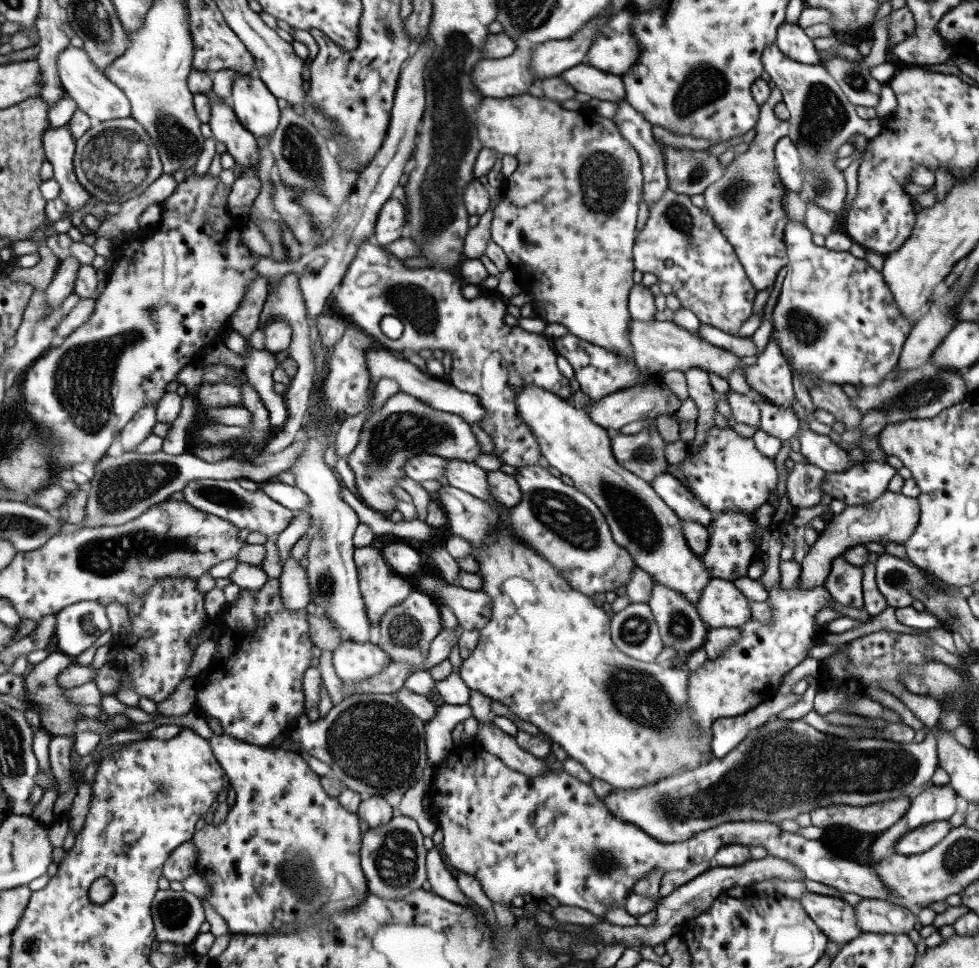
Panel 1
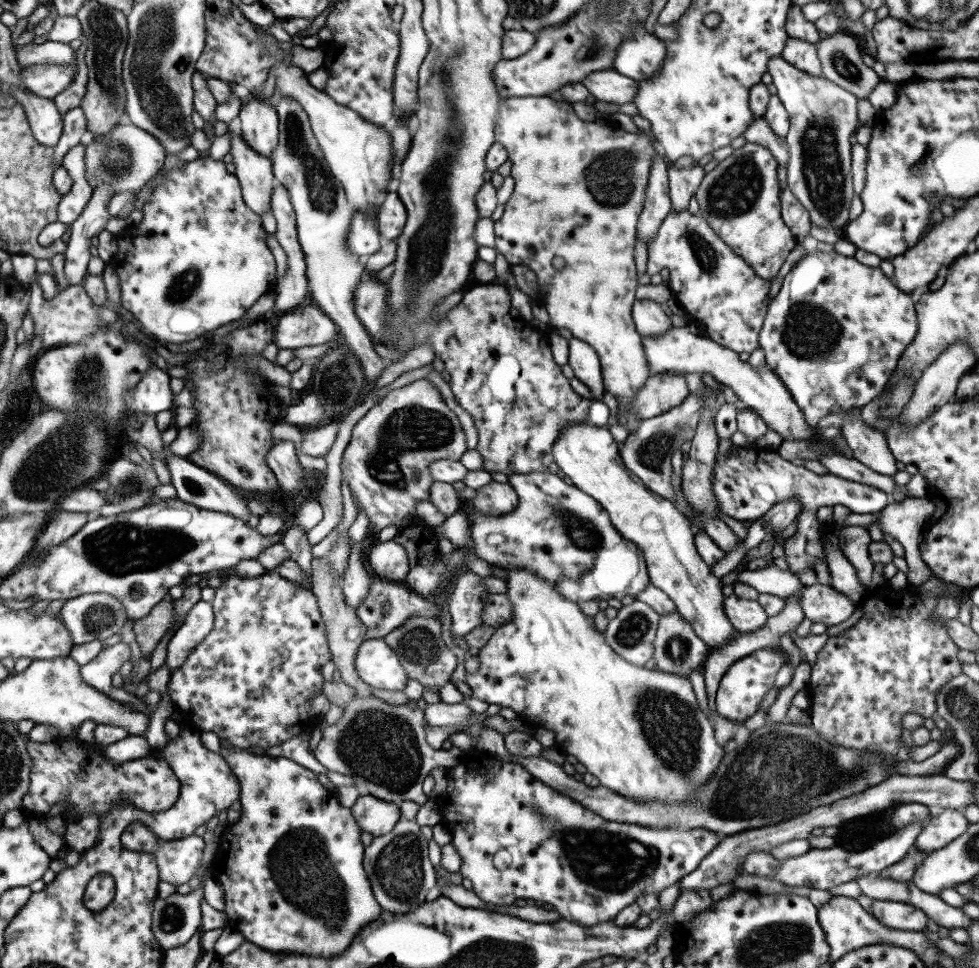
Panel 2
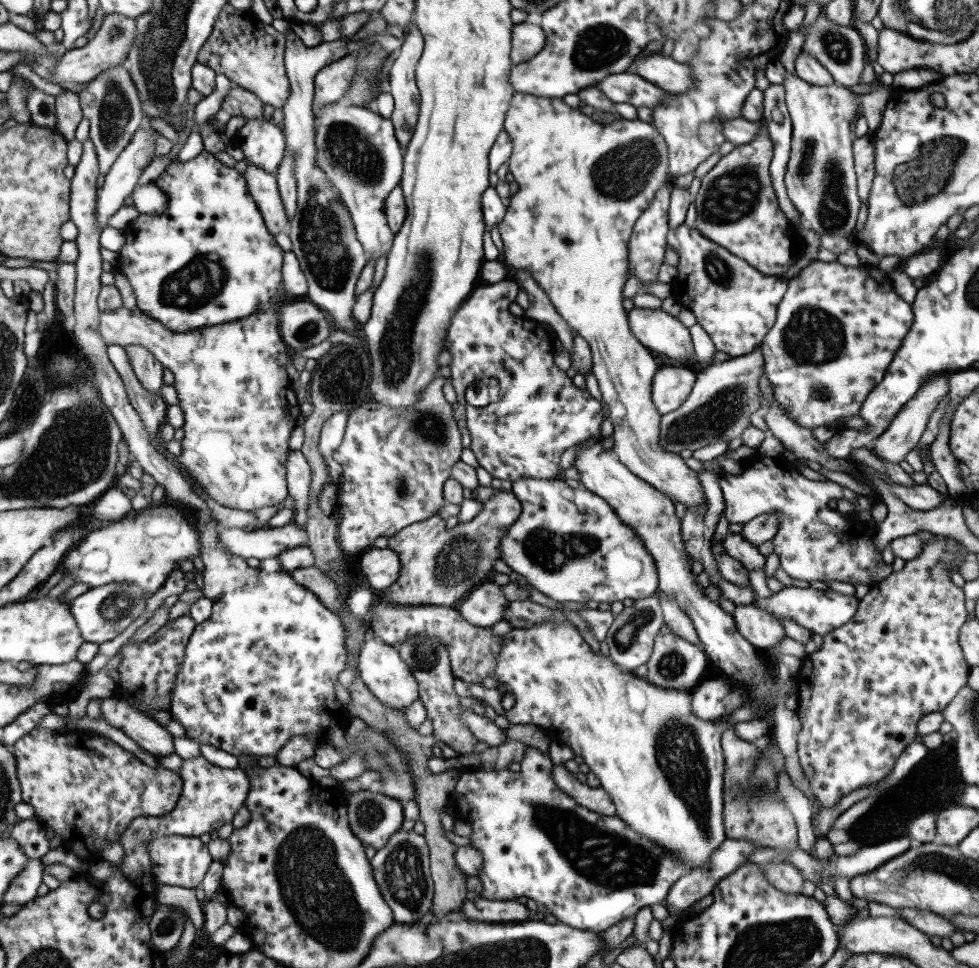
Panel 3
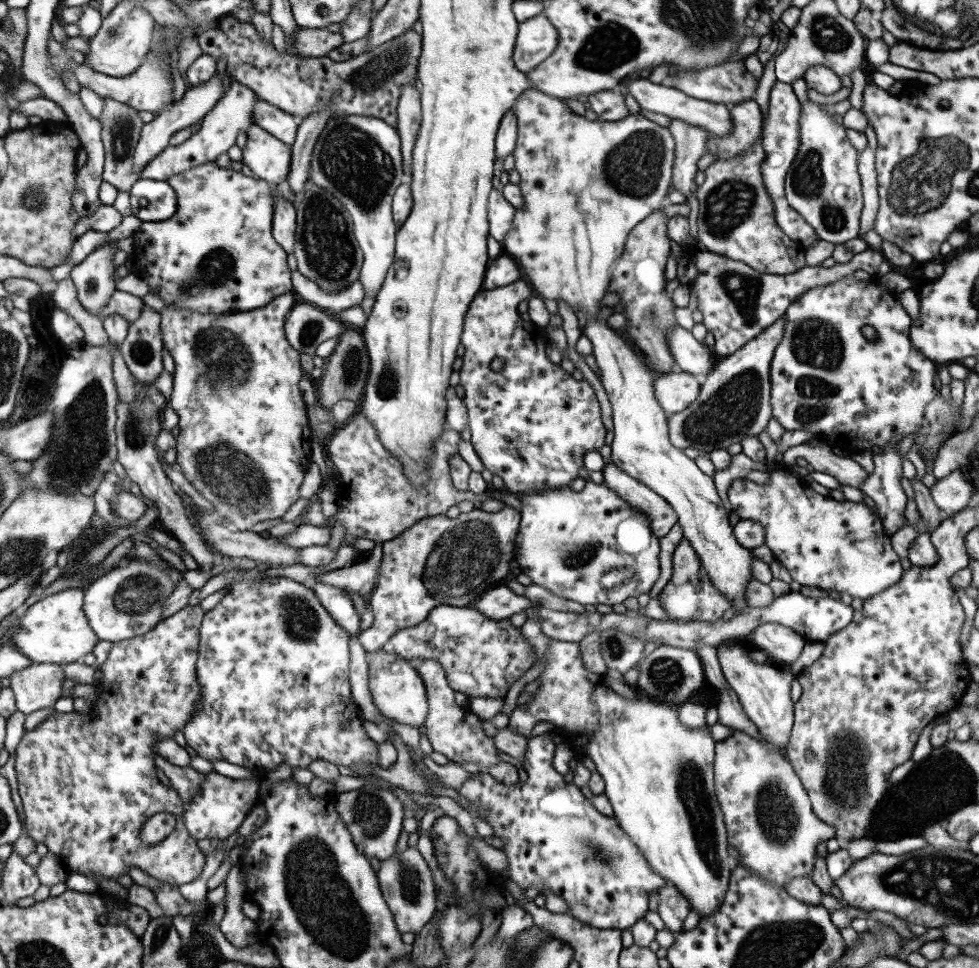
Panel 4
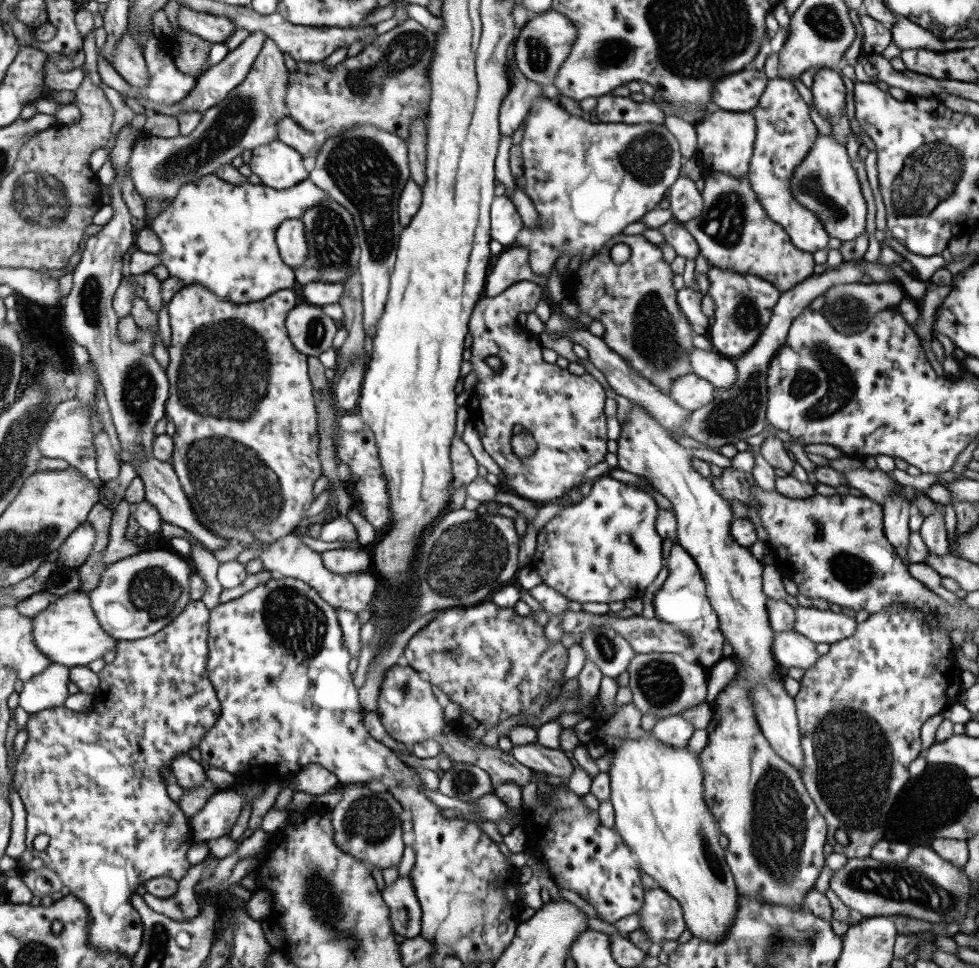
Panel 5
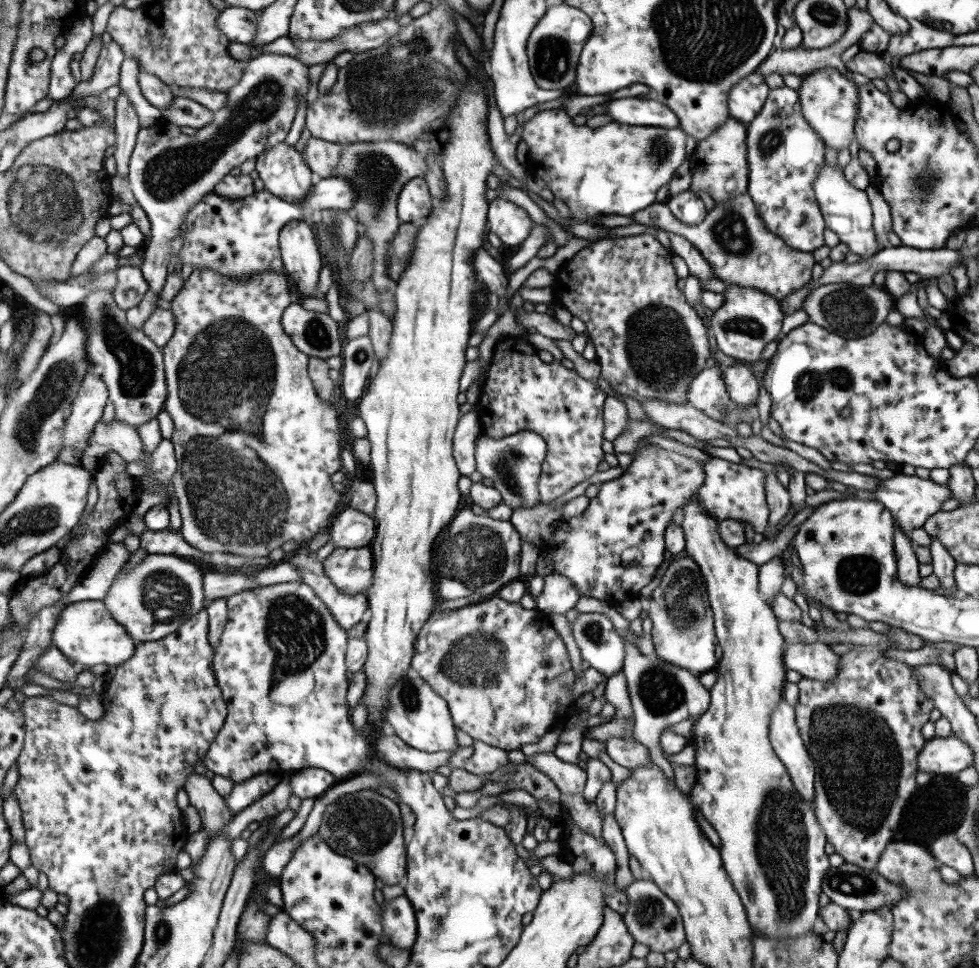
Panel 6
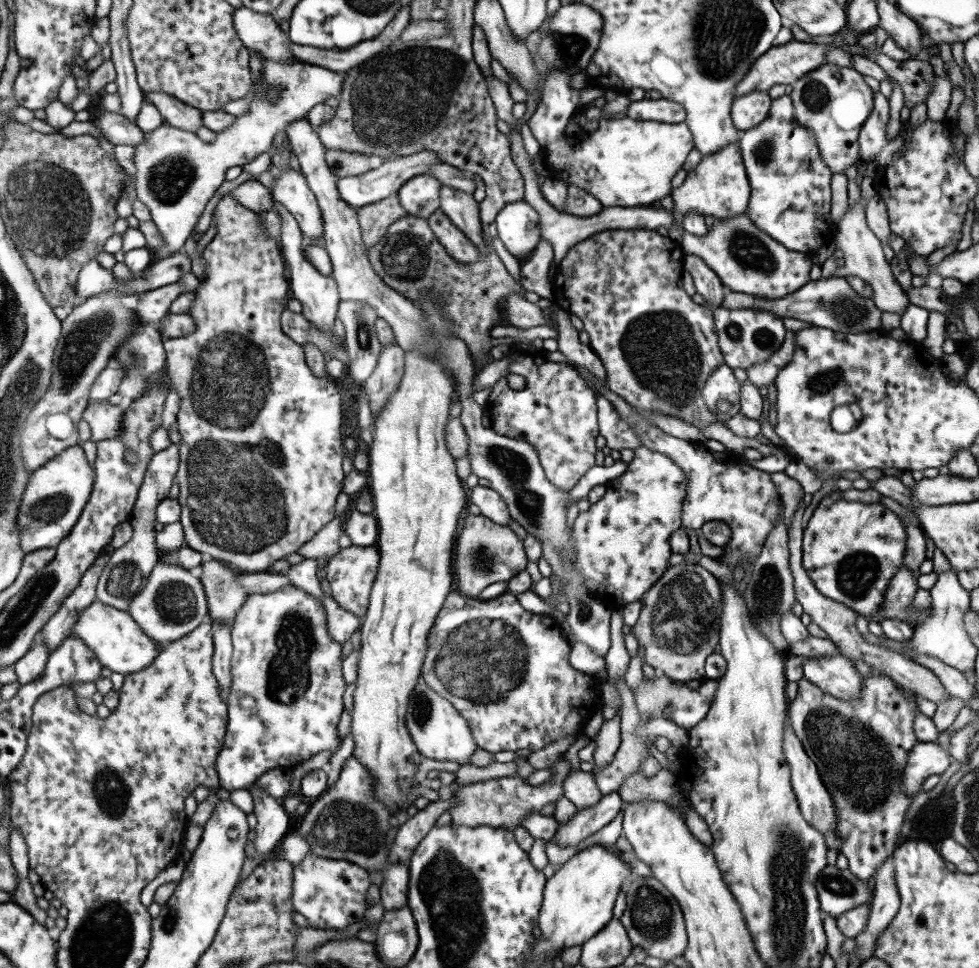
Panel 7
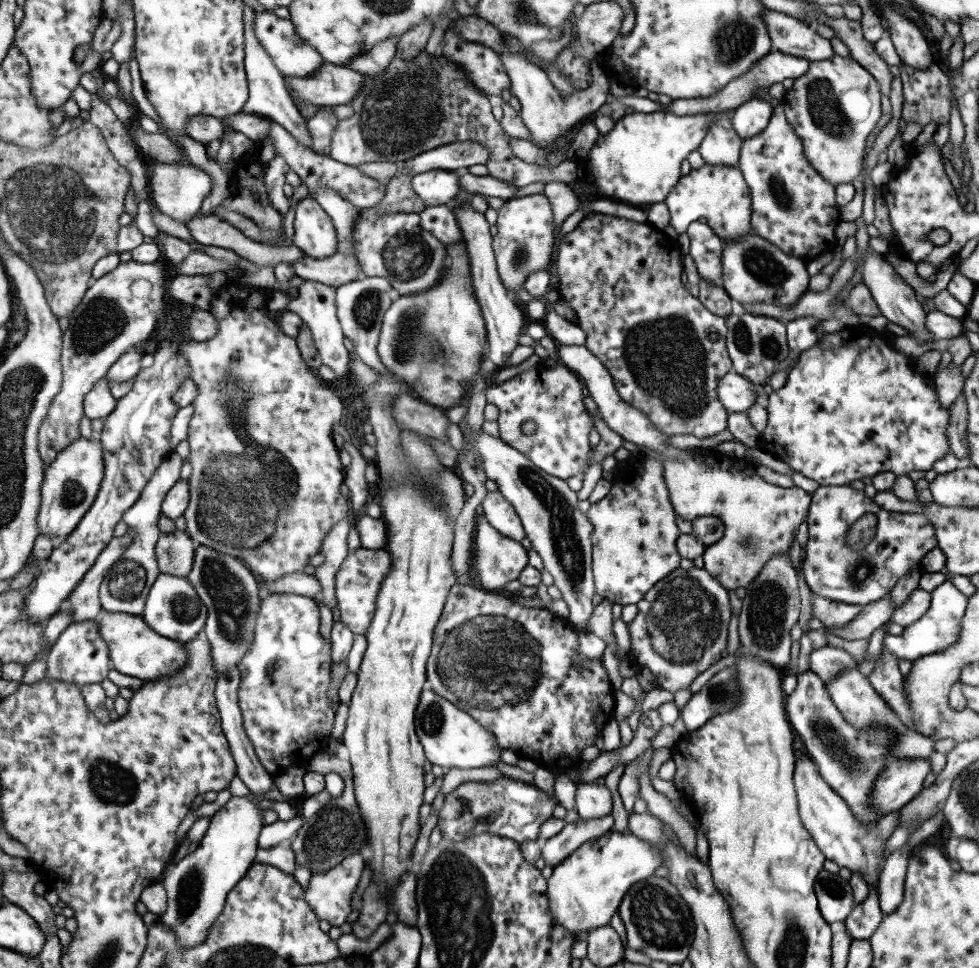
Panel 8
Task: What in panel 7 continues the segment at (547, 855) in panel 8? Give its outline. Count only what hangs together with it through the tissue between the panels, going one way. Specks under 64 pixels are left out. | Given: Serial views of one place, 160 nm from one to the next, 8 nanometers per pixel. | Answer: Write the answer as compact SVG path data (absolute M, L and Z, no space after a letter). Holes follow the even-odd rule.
M609 792L600 798L595 806L588 806L577 812L558 826L554 832L557 846L575 846L583 842L587 836L609 824L621 809L621 798L617 792Z

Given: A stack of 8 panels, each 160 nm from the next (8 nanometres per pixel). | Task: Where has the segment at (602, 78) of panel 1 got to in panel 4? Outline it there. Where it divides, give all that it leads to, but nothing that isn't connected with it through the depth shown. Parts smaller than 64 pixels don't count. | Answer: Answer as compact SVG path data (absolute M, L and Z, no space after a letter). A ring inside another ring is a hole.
M633 80L627 86L627 92L633 96L641 109L648 110L652 113L664 114L677 120L682 120L691 126L696 126L706 130L711 135L720 137L729 137L732 134L732 124L728 113L728 108L724 103L710 103L704 100L697 100L687 96L684 92L677 90L671 86L663 84L651 84L647 80Z

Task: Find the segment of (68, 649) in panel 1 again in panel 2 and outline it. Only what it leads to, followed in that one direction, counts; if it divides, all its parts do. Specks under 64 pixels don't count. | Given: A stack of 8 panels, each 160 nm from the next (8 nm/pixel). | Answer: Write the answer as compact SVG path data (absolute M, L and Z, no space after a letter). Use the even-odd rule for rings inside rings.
M107 593L68 600L58 615L69 627L76 645L111 638L129 620L120 600Z

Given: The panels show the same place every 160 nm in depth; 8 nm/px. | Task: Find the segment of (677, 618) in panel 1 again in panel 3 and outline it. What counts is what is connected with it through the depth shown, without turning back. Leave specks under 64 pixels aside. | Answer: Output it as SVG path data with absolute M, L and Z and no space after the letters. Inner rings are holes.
M668 632L664 635L655 635L652 651L647 660L647 674L644 680L655 686L667 688L694 688L707 675L708 659L701 647L683 640L680 636L675 636Z

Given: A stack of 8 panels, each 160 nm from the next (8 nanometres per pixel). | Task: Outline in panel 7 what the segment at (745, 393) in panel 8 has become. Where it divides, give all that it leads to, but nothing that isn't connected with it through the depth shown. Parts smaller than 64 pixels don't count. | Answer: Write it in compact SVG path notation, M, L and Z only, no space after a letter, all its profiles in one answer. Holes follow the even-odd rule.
M725 363L720 364L701 389L701 400L705 408L715 416L717 414L717 402L727 402L731 413L738 413L739 405L739 382L734 378L732 368Z

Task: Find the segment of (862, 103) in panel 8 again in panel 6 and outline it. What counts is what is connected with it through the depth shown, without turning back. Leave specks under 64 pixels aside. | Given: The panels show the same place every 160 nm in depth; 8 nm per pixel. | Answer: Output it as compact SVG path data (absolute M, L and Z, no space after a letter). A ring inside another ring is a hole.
M826 66L802 76L797 88L801 116L821 137L823 144L839 151L854 139L854 122L858 109L858 85L838 68Z

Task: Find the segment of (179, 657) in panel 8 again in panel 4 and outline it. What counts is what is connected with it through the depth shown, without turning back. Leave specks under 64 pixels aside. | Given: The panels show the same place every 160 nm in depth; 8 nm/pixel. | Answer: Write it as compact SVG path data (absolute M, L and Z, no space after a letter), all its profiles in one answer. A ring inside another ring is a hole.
M86 587L73 588L52 594L27 609L21 608L18 617L10 626L11 630L15 630L15 634L6 642L15 645L37 664L53 663L65 666L82 662L101 641L89 624L84 609L85 595Z

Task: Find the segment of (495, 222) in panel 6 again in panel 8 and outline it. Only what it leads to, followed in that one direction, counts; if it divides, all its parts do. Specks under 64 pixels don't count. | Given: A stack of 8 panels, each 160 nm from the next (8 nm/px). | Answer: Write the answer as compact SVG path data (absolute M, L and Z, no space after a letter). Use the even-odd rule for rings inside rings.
M543 193L532 194L517 198L506 199L496 211L495 228L497 233L492 237L491 250L495 261L495 270L501 284L514 301L517 301L518 292L522 289L523 281L534 270L547 270L550 265L551 252L553 252L554 232L553 213L551 203Z

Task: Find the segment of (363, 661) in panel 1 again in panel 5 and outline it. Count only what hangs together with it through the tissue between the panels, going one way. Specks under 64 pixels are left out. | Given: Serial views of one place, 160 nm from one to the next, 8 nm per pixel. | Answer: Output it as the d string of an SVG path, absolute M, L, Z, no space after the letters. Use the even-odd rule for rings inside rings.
M400 662L390 666L378 690L377 709L380 723L393 740L414 748L417 743L435 739L446 725L443 709L431 693L431 684L419 678L409 665Z

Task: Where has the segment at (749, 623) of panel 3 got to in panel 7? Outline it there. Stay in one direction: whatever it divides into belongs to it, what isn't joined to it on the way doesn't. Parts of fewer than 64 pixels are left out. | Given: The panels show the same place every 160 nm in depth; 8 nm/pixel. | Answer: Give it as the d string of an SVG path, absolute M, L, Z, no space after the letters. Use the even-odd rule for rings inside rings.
M829 654L829 657L819 659L801 658L801 669L805 680L839 700L860 696L863 677L841 654Z

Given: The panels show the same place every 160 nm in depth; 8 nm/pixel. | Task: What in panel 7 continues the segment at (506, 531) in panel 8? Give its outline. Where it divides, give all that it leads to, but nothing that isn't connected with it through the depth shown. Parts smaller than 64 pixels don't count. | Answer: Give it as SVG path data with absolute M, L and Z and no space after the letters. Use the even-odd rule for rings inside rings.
M476 485L472 489L467 489L466 493L470 504L475 504L479 508L480 516L491 520L494 524L508 526L510 516L505 501L497 492L489 487Z

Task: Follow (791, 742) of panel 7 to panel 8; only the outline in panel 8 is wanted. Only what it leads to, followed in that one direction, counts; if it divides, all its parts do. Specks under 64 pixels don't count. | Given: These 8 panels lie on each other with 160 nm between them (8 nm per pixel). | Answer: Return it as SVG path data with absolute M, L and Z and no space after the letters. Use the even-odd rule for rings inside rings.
M795 751L794 763L792 781L803 828L826 860L847 869L849 873L861 873L867 887L876 887L883 849L889 835L896 829L898 810L881 816L876 823L869 823L866 827L853 816L847 803L819 776L817 766L809 756Z

